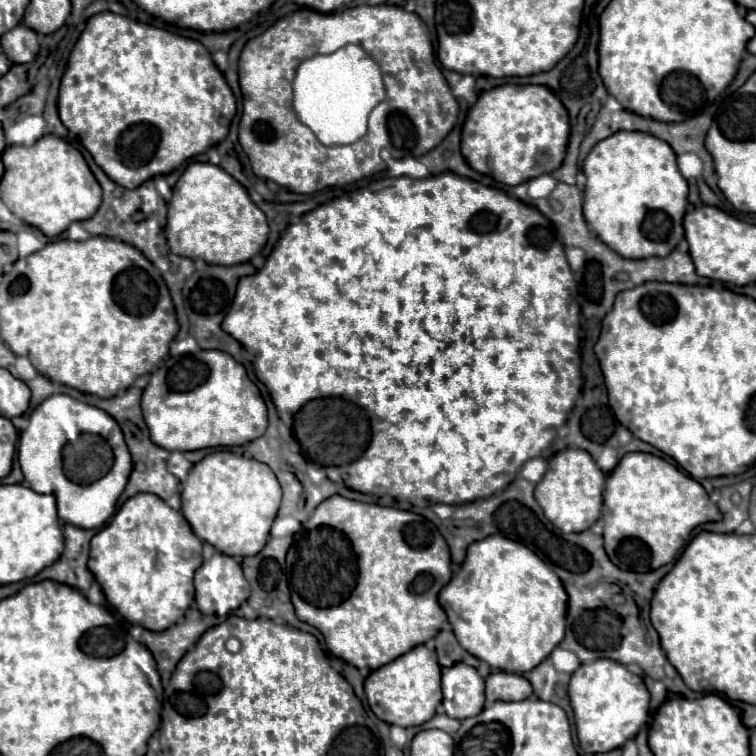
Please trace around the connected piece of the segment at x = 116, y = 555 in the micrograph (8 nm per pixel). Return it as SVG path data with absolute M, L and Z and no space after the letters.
M137 493L121 505L109 525L95 533L95 537L91 539L87 567L95 575L107 601L111 603L111 607L117 609L117 613L149 631L165 631L185 615L195 599L193 575L203 563L201 549L201 539L193 533L191 525L179 511L171 509L161 497L153 493Z

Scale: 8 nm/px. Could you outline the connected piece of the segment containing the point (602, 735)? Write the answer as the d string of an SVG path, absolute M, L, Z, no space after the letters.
M611 659L581 663L581 667L571 675L569 699L575 711L579 747L585 753L605 753L619 749L625 741L639 733L641 725L649 717L649 691L643 679L631 673L625 665Z

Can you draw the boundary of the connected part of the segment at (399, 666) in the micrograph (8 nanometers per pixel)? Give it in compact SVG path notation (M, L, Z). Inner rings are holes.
M417 645L403 657L379 667L365 679L365 693L371 711L389 725L413 727L429 721L437 705L441 703L441 667L437 663L437 653L425 645Z

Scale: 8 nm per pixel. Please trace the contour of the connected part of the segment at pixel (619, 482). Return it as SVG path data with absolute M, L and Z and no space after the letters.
M627 453L607 475L603 495L603 545L623 571L649 573L671 563L697 525L721 521L721 511L699 481L651 453Z

